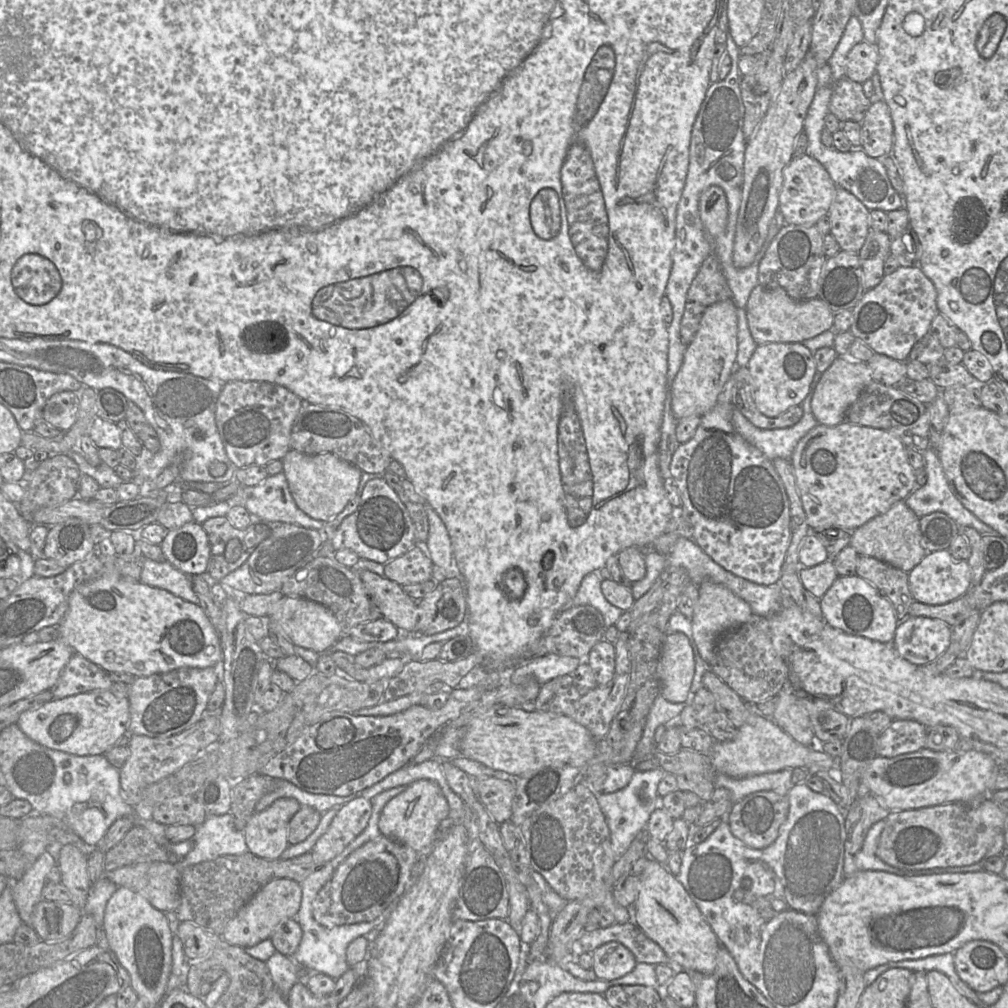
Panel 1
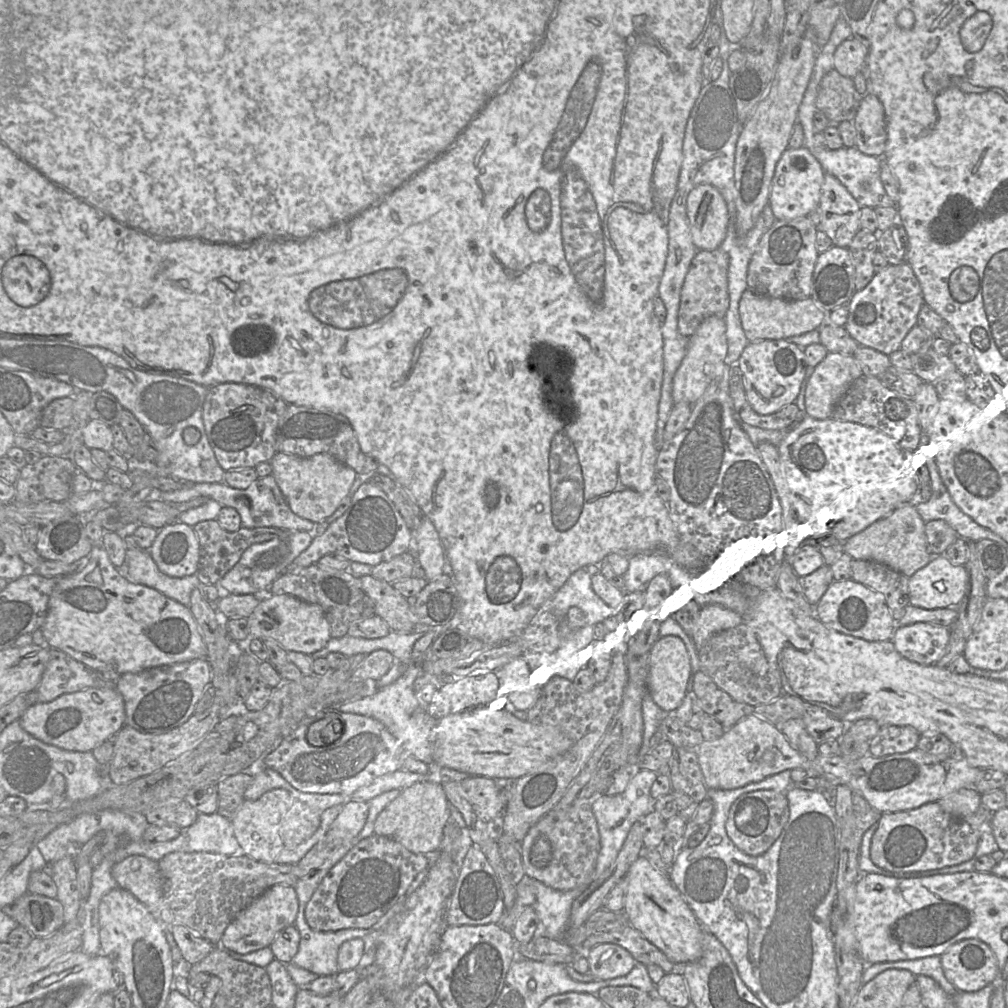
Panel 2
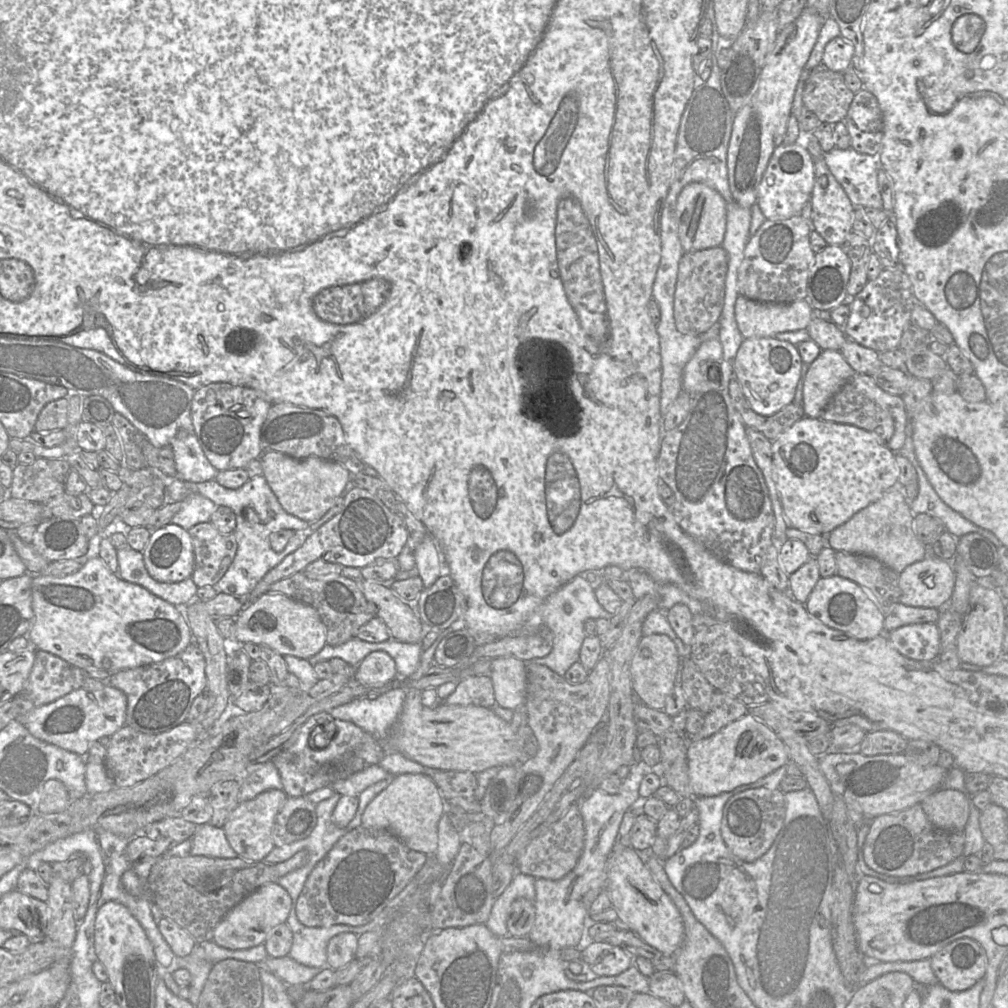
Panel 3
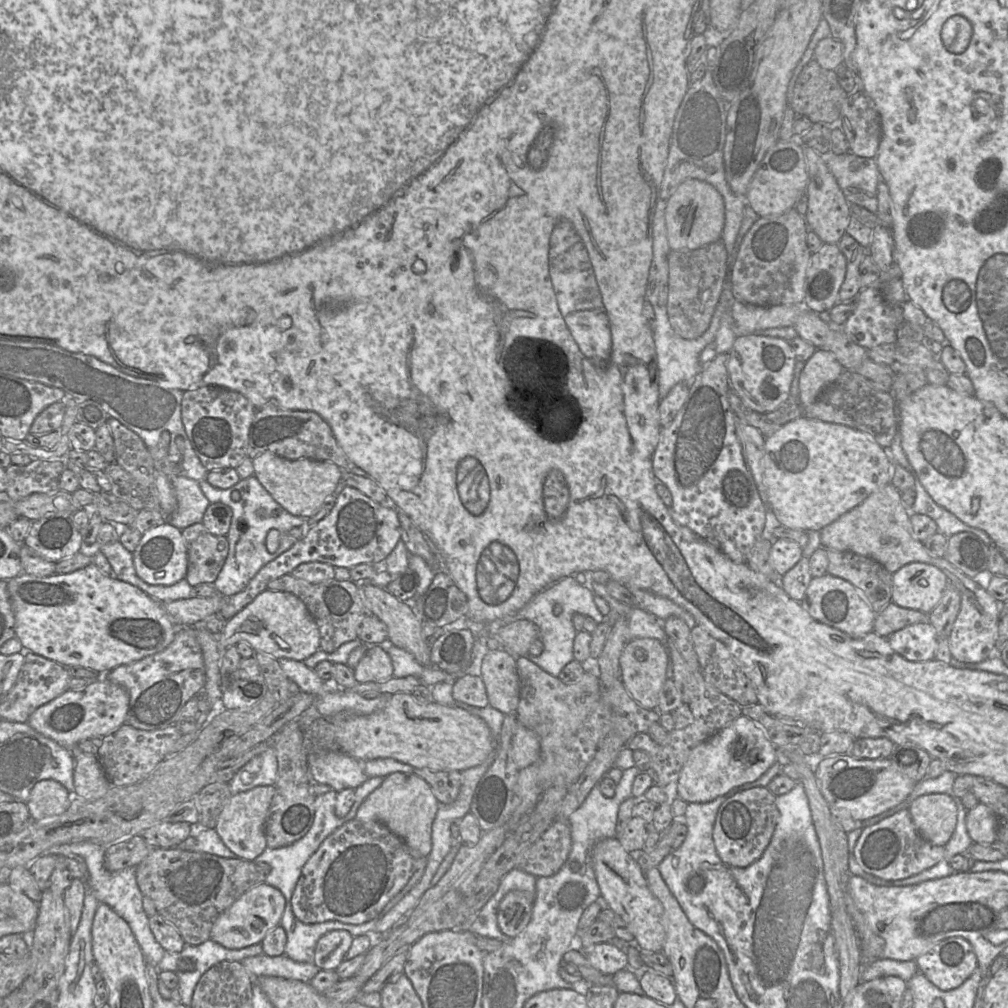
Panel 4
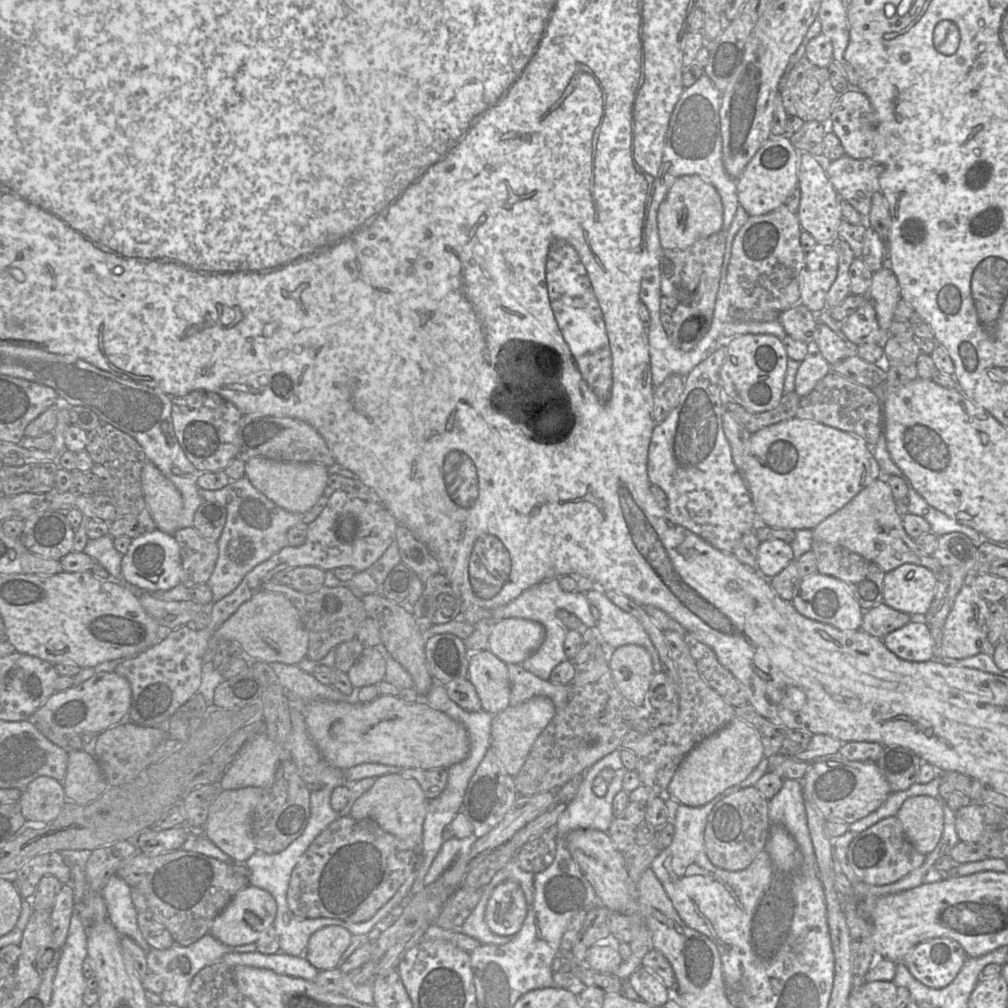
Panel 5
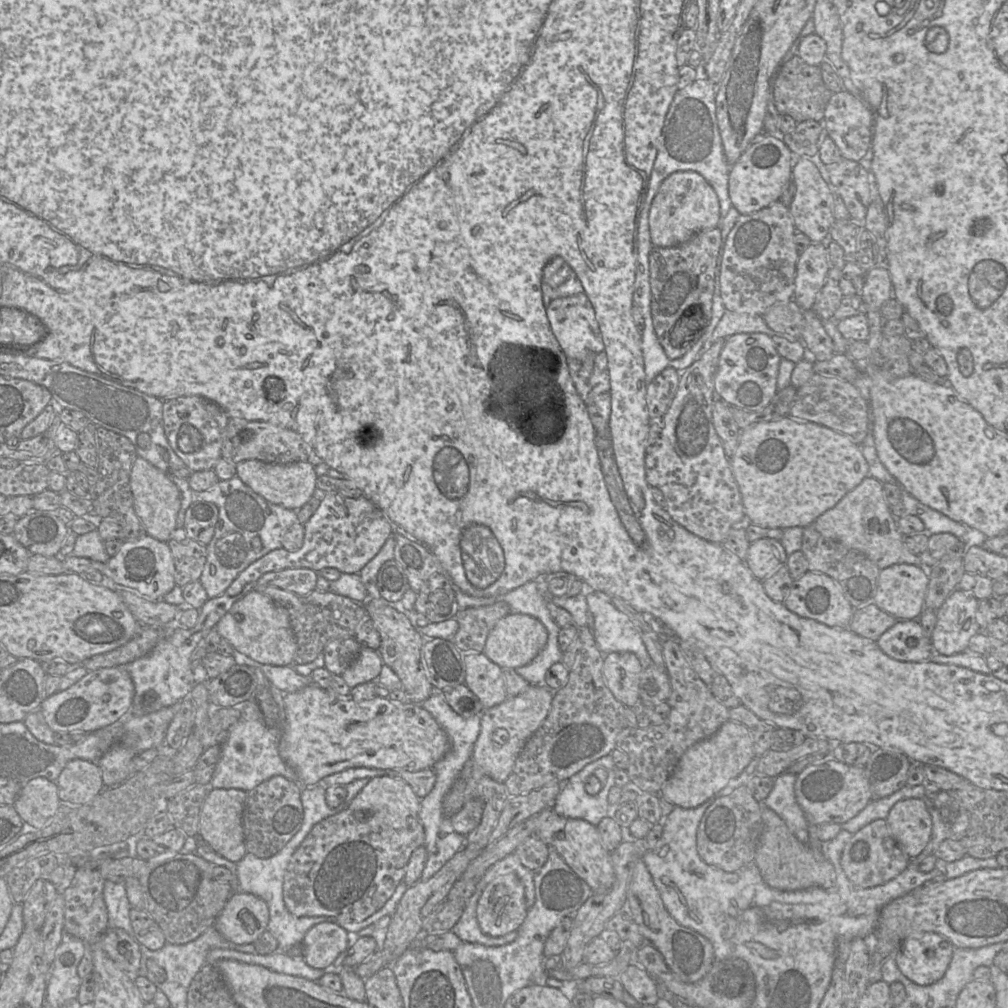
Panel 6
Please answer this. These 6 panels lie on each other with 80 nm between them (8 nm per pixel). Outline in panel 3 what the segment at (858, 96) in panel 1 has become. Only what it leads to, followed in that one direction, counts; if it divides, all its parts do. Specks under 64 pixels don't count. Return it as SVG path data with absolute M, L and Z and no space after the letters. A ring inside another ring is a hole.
M819 64L809 74L803 91L803 104L822 123L842 122L854 93L847 87L843 73Z

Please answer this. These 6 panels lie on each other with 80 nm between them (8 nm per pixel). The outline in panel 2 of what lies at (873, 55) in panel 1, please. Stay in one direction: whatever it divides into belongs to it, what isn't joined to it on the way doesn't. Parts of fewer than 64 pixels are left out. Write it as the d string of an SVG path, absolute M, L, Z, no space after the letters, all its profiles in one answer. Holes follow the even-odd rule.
M846 39L835 50L833 69L843 76L852 78L864 69L868 53L868 47L857 39Z

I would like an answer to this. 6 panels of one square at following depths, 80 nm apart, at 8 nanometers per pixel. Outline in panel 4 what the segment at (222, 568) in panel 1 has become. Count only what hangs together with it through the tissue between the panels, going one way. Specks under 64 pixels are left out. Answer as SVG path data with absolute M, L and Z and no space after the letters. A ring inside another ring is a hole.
M200 522L182 530L187 547L186 580L191 587L213 584L226 561L229 543L226 536L211 534Z

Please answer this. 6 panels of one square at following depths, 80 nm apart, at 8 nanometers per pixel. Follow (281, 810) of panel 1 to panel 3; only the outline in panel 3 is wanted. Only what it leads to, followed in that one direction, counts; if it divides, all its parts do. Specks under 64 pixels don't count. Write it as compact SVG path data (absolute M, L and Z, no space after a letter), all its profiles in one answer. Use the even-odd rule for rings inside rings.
M270 789L254 799L240 802L232 811L223 829L230 846L245 860L263 861L275 847L272 830L275 818L287 799L287 794L280 789Z

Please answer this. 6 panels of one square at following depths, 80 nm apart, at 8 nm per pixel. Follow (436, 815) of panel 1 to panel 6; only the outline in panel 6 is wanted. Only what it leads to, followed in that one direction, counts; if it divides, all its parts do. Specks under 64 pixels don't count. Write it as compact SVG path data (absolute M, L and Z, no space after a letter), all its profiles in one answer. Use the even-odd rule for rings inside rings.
M382 775L371 778L348 808L355 813L364 812L365 815L372 816L375 821L382 821L393 829L403 829L408 819L418 818L420 800L404 780Z

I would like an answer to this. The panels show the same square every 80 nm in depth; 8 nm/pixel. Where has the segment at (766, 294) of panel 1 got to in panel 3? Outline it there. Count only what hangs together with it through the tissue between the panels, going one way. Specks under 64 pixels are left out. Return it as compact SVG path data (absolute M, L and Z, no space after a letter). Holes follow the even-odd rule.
M739 295L735 304L735 318L744 339L774 338L779 333L807 329L814 318L814 309L807 300L789 304L761 303Z

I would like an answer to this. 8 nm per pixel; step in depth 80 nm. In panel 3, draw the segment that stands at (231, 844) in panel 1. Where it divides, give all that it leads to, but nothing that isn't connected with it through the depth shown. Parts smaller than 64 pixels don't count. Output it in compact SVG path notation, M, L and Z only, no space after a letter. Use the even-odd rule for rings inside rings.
M210 823L197 825L192 836L191 855L205 855L218 858L235 858L238 854L230 846L223 827Z

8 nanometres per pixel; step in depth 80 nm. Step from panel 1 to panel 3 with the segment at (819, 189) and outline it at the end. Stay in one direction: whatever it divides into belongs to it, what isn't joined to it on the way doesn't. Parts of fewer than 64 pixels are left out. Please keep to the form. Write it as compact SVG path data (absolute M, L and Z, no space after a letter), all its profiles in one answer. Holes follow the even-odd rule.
M781 144L774 150L759 184L757 205L764 217L770 220L788 219L801 215L803 207L810 202L814 184L815 162L808 150L802 144Z

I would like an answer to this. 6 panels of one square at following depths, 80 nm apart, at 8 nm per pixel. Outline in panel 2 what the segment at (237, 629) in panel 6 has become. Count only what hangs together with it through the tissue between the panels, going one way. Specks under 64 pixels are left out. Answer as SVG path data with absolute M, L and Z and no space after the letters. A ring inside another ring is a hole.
M289 594L268 595L247 619L252 638L272 638L286 651L311 655L321 650L331 639L330 625L323 609Z

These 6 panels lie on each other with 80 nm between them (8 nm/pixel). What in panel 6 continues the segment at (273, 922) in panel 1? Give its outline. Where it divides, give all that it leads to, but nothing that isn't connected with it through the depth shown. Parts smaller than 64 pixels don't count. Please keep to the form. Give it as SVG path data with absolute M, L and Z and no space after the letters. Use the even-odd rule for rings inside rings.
M239 890L227 901L214 926L226 940L235 944L250 944L267 930L268 922L266 902Z

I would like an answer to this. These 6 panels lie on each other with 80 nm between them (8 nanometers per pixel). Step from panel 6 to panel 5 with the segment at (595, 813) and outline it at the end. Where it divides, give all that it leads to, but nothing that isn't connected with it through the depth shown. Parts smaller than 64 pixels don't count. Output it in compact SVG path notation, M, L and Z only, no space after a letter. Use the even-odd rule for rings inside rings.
M617 749L613 753L598 761L596 764L594 764L583 773L583 780L577 795L567 805L566 809L560 815L556 824L556 829L559 837L565 837L571 831L576 829L596 829L602 832L608 831L610 824L615 817L612 810L613 799L618 792L623 790L623 777L628 772L628 770L623 766L620 757L620 751L620 749ZM607 768L614 770L615 776L613 780L609 783L606 795L603 797L598 797L593 793L592 790L593 781L602 770Z

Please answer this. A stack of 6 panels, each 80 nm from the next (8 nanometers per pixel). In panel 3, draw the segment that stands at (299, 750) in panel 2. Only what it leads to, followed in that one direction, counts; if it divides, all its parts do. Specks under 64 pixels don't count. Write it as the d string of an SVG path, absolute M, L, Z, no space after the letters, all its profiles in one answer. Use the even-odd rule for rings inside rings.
M320 712L296 731L293 737L285 743L285 748L275 755L271 761L277 768L283 791L288 797L305 796L320 788L331 786L336 781L362 771L368 766L378 765L386 751L382 740L349 721L335 719L336 735L324 748L314 749L309 746L308 739L312 730L323 723L331 722L333 717L327 712Z

